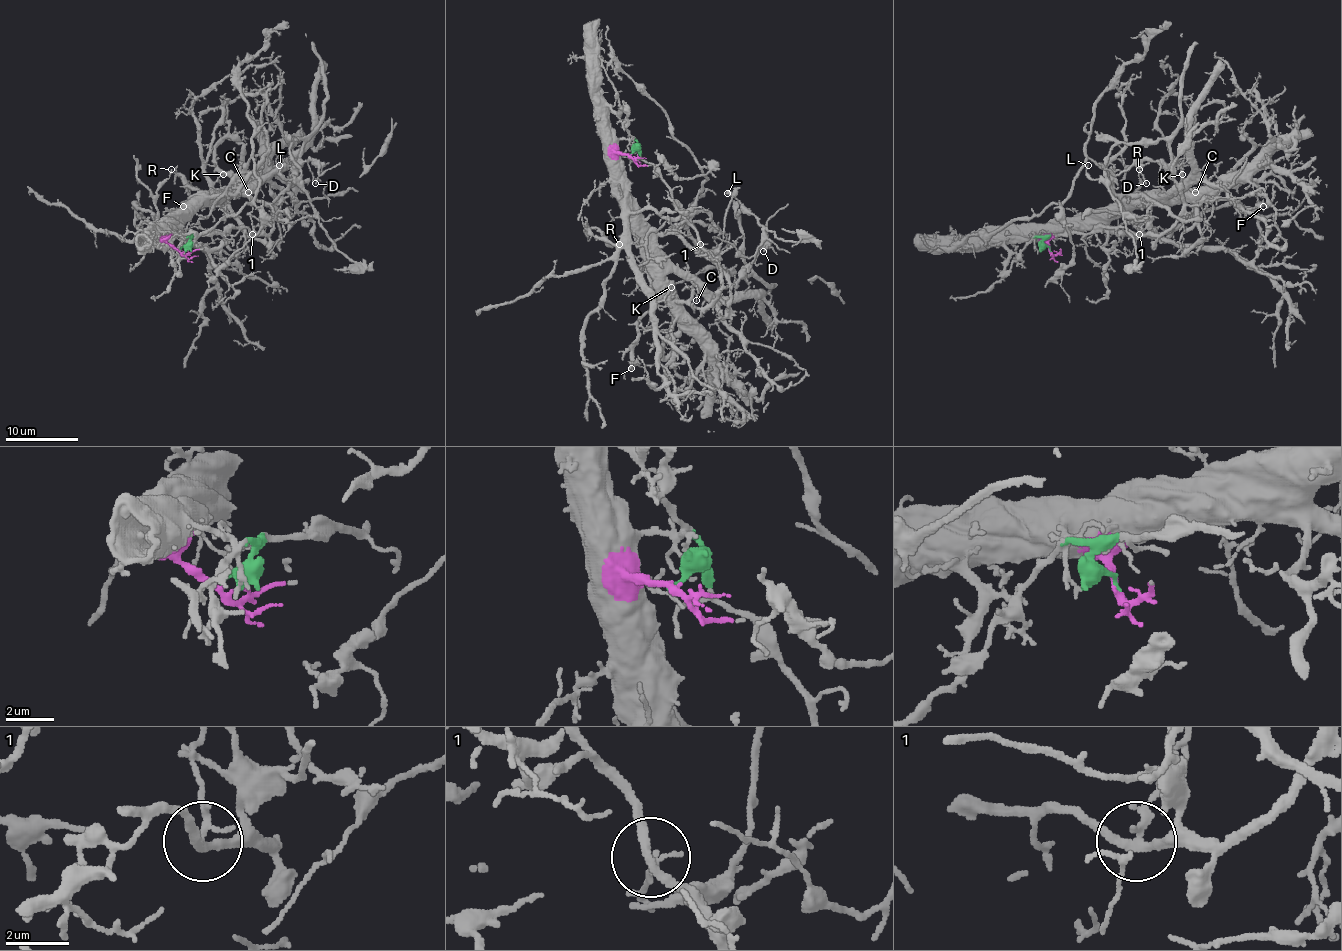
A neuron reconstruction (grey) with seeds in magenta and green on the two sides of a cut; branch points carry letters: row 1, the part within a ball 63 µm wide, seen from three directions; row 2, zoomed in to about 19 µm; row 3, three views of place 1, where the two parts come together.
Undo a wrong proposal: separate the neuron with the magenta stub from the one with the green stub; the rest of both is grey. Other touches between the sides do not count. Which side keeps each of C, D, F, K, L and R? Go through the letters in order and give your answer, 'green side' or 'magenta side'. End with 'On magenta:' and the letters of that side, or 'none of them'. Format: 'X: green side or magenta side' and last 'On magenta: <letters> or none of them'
C: magenta side
D: green side
F: magenta side
K: magenta side
L: green side
R: magenta side
On magenta: C, F, K, R

